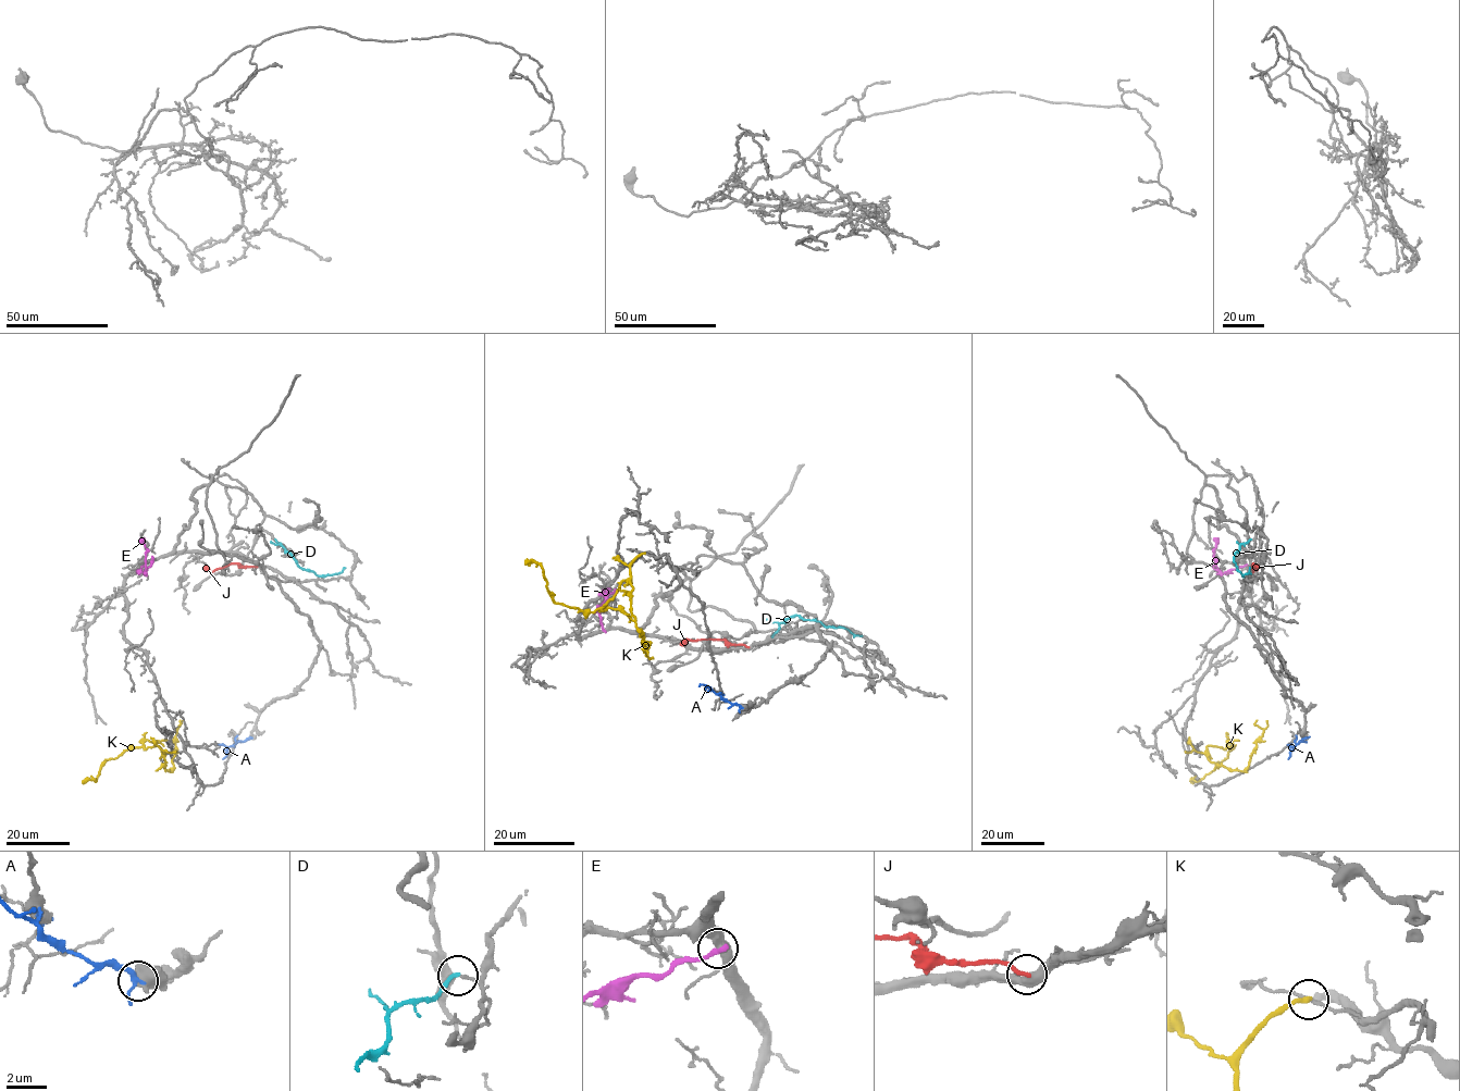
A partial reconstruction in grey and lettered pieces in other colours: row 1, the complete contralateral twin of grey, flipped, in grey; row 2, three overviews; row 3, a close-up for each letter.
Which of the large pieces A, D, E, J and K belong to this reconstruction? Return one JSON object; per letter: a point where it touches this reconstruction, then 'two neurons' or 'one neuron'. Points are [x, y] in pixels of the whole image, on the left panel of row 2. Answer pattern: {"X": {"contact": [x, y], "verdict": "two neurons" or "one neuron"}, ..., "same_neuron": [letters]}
{"A": {"contact": [250, 738], "verdict": "two neurons"}, "D": {"contact": [275, 540], "verdict": "two neurons"}, "E": {"contact": [144, 565], "verdict": "two neurons"}, "J": {"contact": [257, 567], "verdict": "two neurons"}, "K": {"contact": [175, 752], "verdict": "two neurons"}, "same_neuron": []}

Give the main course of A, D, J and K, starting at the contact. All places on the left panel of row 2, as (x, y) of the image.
A: (251, 738), (231, 745), (222, 759)
D: (275, 540), (301, 568), (317, 574), (338, 573), (345, 567)
J: (257, 567), (230, 563), (212, 571), (203, 567)
K: (175, 752), (164, 753), (157, 745), (130, 747), (116, 757), (106, 759), (96, 781), (82, 783)

